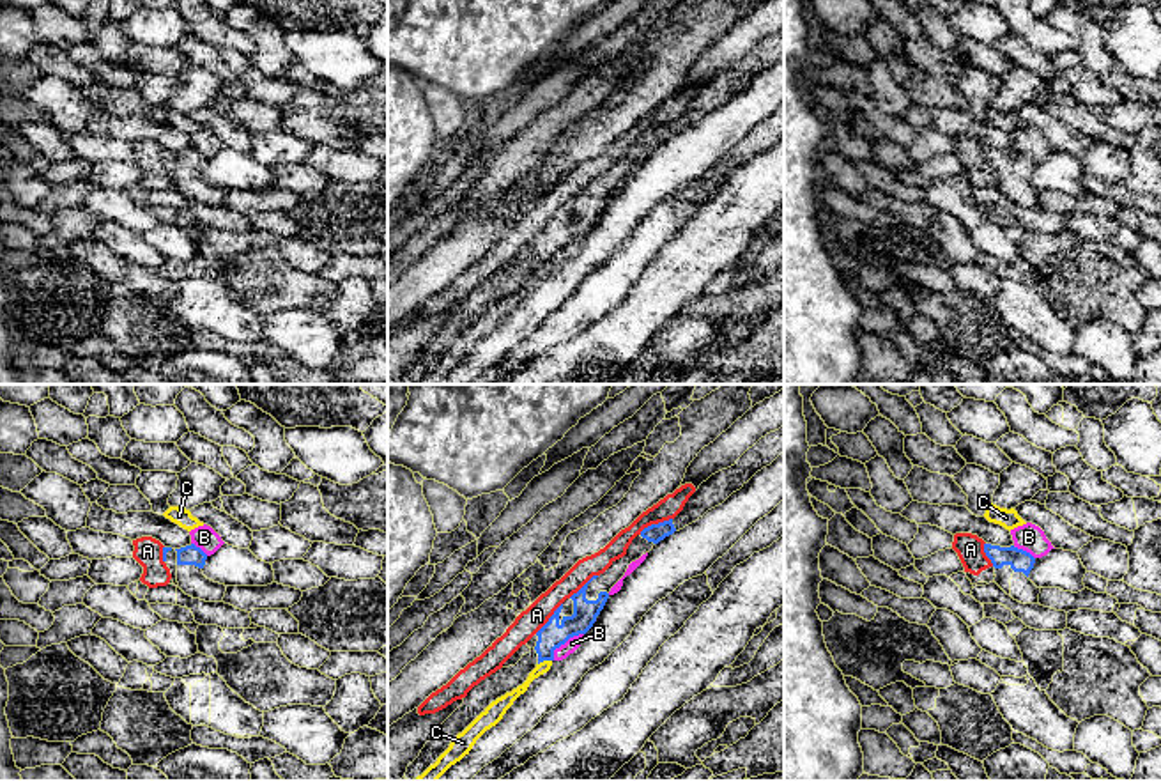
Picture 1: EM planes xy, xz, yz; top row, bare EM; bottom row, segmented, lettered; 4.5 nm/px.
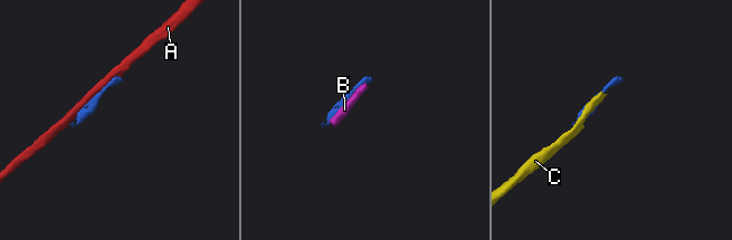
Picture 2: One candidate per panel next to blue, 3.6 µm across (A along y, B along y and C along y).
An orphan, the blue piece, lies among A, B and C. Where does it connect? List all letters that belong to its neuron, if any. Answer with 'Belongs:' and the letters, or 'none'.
Belongs: none

